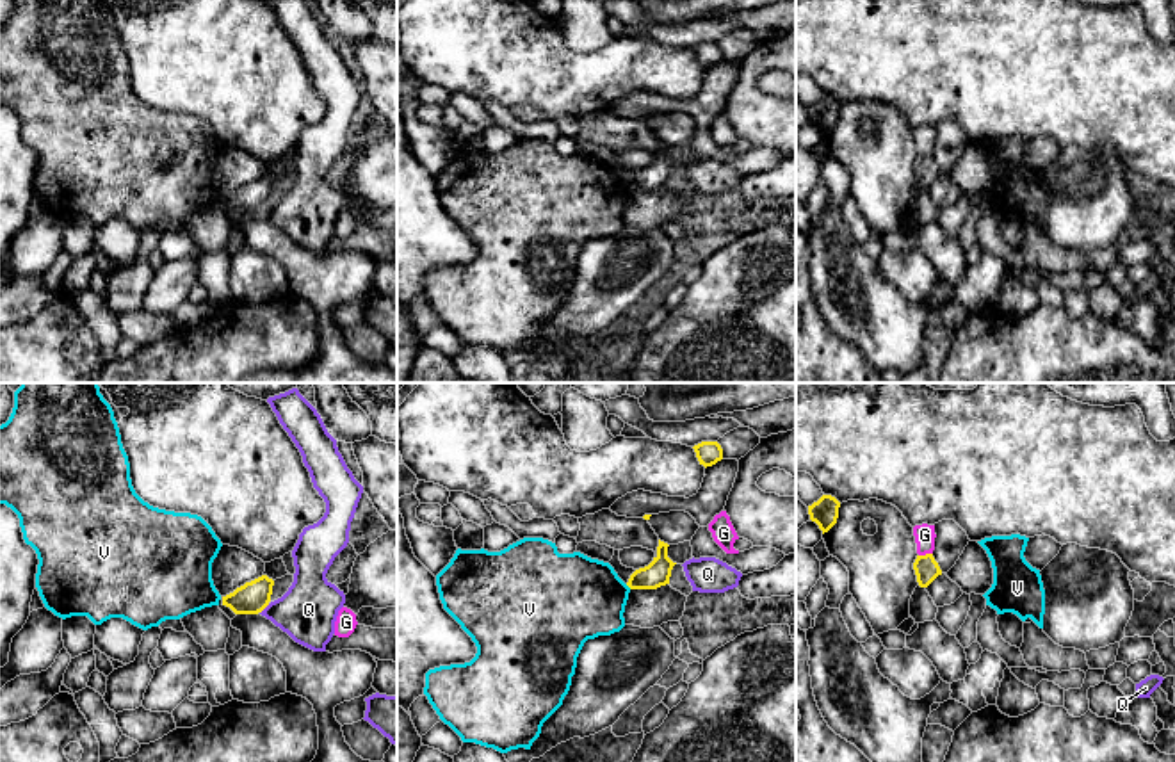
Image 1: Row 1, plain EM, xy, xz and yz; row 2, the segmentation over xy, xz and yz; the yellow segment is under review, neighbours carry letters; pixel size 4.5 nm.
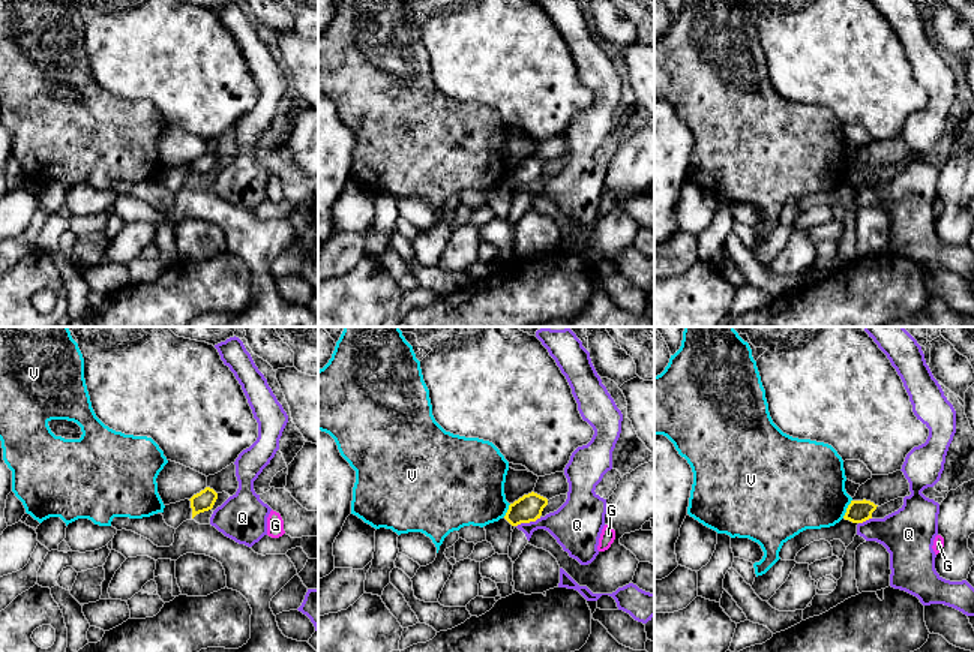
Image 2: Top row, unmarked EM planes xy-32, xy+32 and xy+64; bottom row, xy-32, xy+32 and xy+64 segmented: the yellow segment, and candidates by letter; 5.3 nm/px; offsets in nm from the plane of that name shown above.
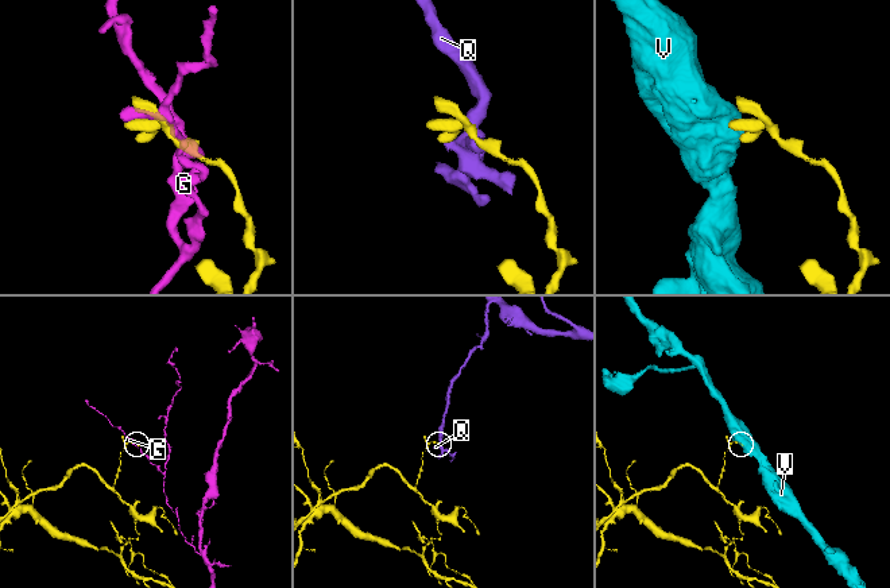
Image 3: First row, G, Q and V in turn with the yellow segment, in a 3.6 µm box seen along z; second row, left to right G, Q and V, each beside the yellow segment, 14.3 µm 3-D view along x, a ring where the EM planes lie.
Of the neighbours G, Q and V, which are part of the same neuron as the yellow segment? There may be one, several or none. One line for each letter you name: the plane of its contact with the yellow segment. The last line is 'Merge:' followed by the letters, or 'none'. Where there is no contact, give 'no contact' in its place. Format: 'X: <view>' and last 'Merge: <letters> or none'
Merge: none

